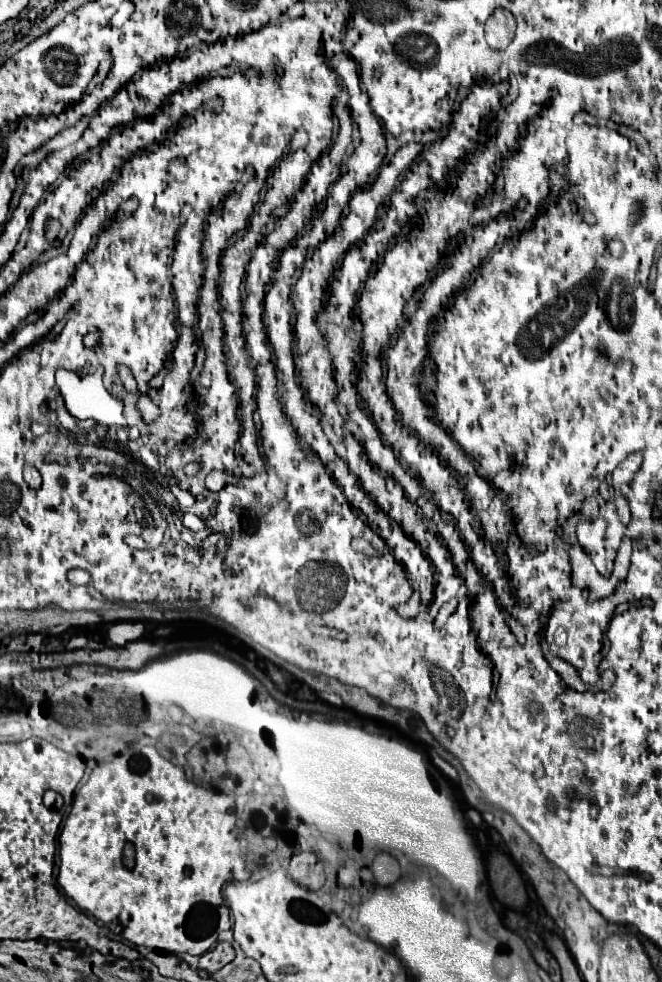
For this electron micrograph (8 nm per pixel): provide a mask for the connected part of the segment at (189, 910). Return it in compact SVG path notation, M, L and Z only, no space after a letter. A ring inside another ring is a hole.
M133 745L123 755L117 755L113 761L97 765L93 769L93 773L89 775L89 781L77 791L73 809L65 821L65 827L61 829L59 855L61 855L61 867L59 867L57 883L65 891L67 897L71 897L83 911L89 911L113 935L119 935L137 947L149 947L149 949L171 951L171 953L203 955L205 951L209 951L217 943L217 935L231 927L229 907L225 905L225 899L223 899L223 885L231 879L247 881L251 877L251 871L245 865L245 857L243 857L243 851L241 851L241 845L239 845L239 839L235 833L235 801L233 801L233 797L229 797L225 793L215 793L213 789L207 789L207 787L195 783L193 779L189 779L185 775L183 767L177 767L171 761L163 759L155 747L143 747L143 745ZM125 843L131 843L135 847L135 855L137 855L135 869L131 869L131 871L123 867Z

